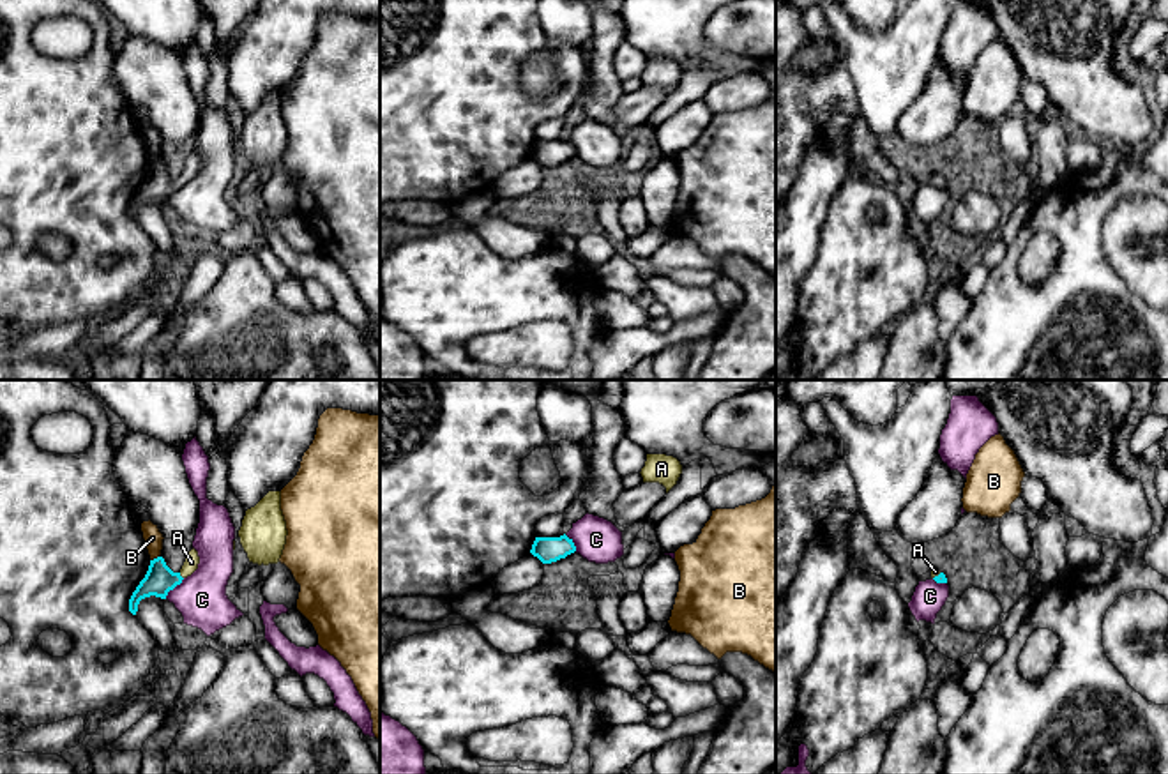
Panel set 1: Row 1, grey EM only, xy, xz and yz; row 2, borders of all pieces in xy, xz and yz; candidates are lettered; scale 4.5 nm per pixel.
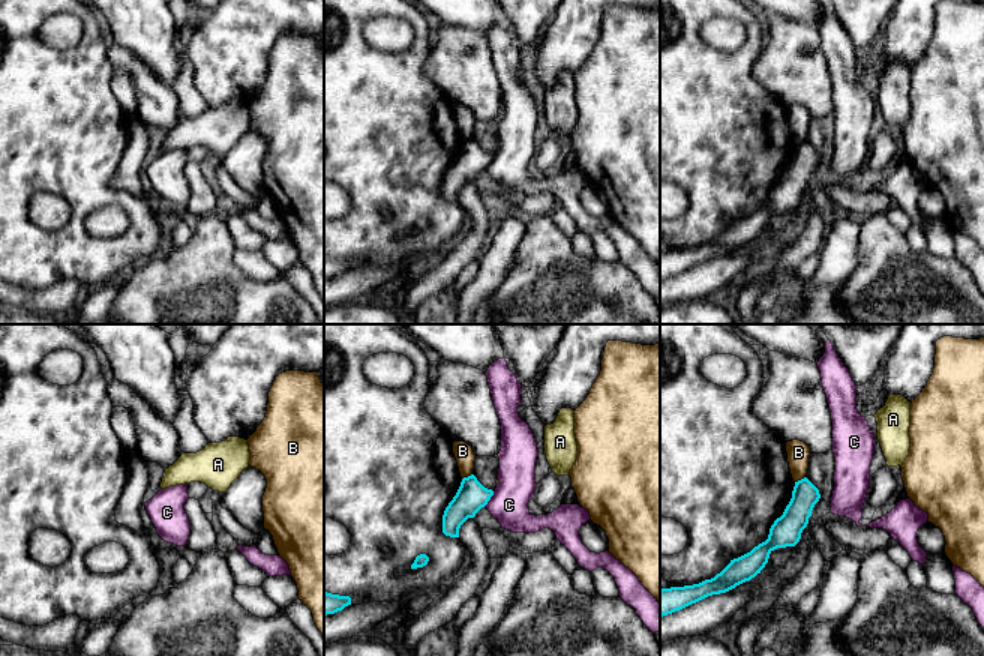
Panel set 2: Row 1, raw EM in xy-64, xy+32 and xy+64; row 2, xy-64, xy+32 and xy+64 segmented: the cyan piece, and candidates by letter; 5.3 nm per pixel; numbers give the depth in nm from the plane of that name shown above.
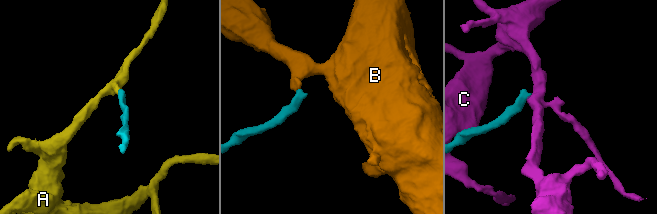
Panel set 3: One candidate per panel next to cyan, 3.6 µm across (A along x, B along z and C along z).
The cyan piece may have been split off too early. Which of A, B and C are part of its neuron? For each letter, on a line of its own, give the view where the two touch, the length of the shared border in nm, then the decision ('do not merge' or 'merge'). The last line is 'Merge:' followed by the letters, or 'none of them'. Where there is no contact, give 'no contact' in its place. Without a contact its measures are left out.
A: xy | 40 nm | merge
B: xy | 50 nm | do not merge
C: xy | 130 nm | do not merge
Merge: A

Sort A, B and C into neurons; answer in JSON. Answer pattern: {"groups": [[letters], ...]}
{"groups": [["A"], ["B"], ["C"]]}

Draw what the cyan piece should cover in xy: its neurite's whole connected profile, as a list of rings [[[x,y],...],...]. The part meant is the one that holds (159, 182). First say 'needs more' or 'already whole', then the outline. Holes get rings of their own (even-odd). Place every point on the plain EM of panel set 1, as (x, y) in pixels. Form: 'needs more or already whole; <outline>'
needs more; [[[194,152],[187,157],[186,166],[178,177],[173,177],[163,161],[150,164],[145,182],[140,186],[129,203],[129,216],[136,219],[138,209],[145,201],[155,200],[166,203],[170,194],[173,194],[182,187],[184,182],[191,180],[198,173],[198,168],[200,161]]]

